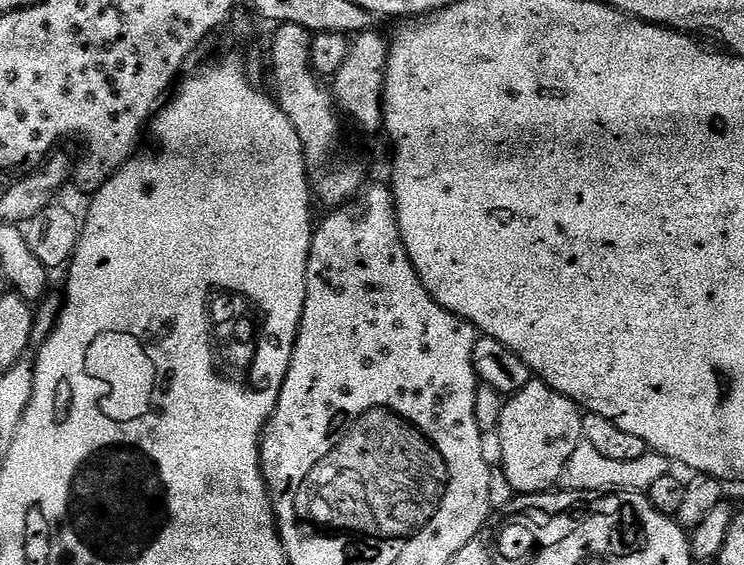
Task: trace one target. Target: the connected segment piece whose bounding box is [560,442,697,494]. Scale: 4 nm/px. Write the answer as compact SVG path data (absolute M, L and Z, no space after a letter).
M581 442L578 450L574 450L570 462L566 462L566 470L562 474L560 484L569 492L591 492L593 494L610 492L647 493L648 488L654 486L654 482L658 482L658 478L666 478L667 476L673 476L678 478L678 482L689 484L694 482L697 472L690 470L690 466L686 466L686 462L678 462L655 454L637 458L634 462L617 462L598 454L598 450L594 450L594 446Z

